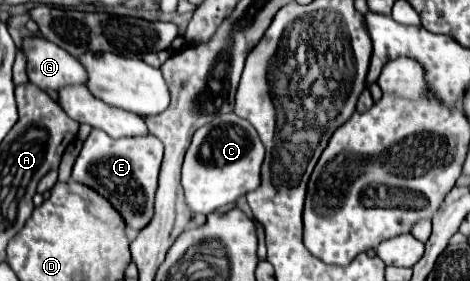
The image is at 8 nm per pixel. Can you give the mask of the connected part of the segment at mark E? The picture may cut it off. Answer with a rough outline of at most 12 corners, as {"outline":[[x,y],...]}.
{"outline":[[93,129],[71,179],[127,231],[155,215],[163,143]]}

